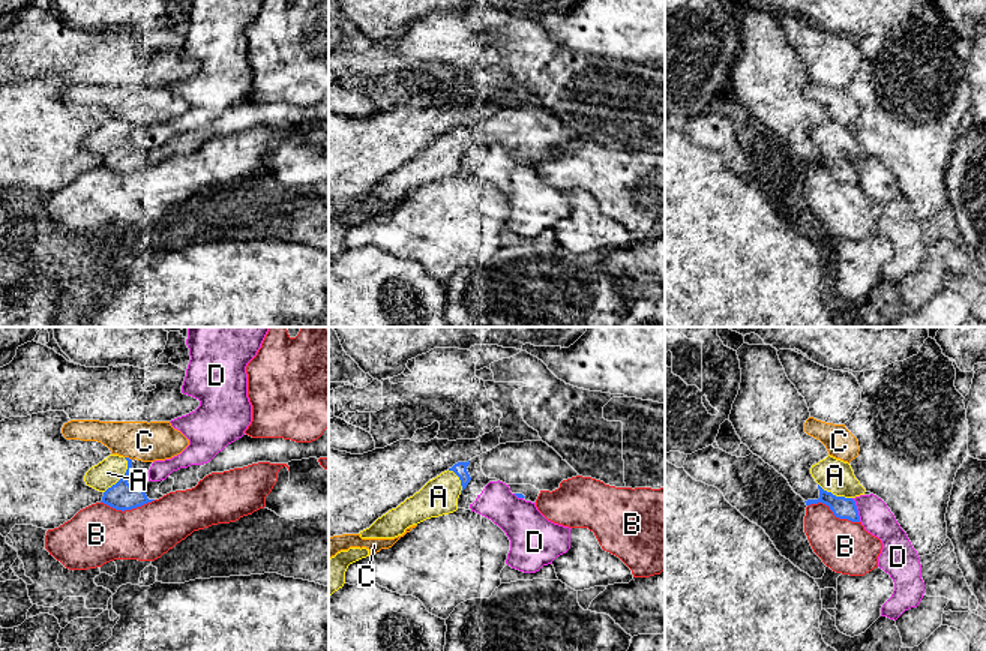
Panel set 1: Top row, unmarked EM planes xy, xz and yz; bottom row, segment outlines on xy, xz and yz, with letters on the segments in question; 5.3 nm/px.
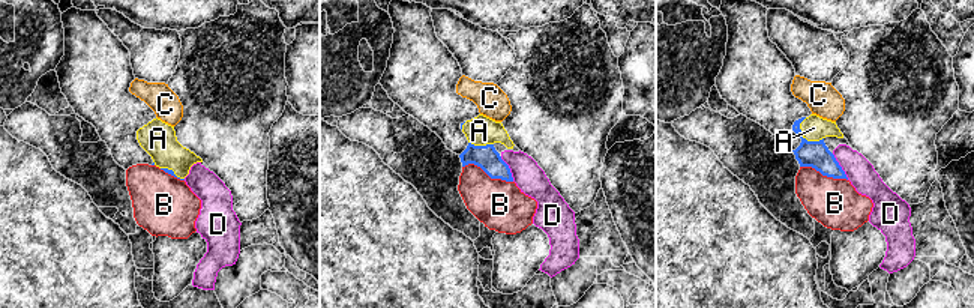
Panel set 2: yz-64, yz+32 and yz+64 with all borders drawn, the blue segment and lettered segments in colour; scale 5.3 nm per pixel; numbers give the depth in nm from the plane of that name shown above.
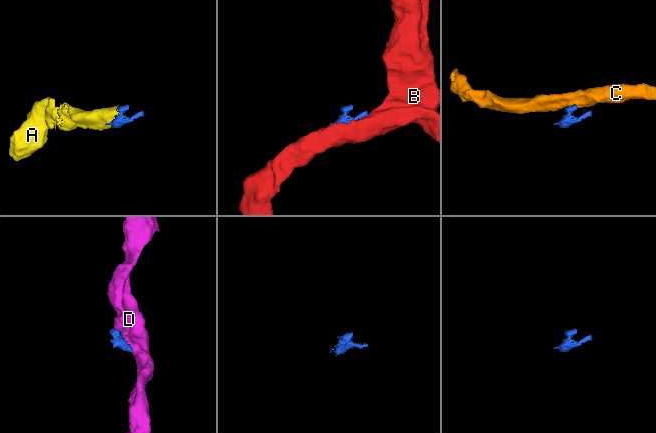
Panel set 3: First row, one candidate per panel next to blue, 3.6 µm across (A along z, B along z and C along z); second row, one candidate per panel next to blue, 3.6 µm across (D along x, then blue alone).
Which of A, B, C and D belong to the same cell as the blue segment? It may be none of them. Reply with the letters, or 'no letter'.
A

